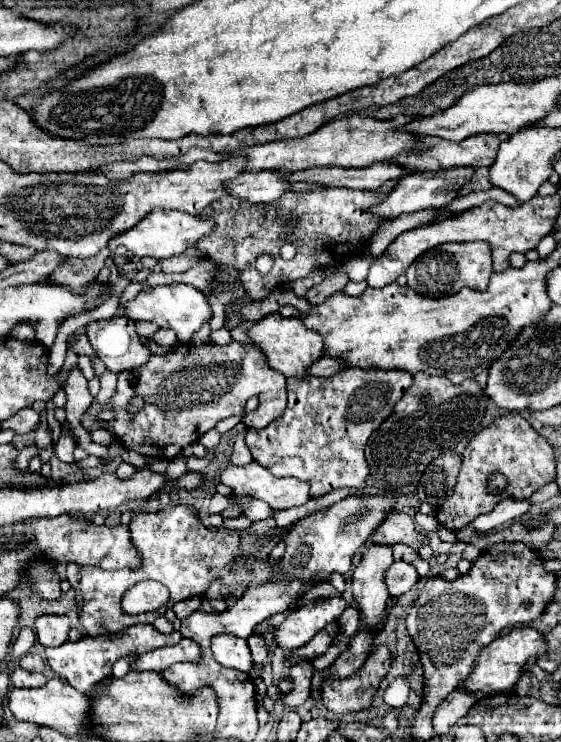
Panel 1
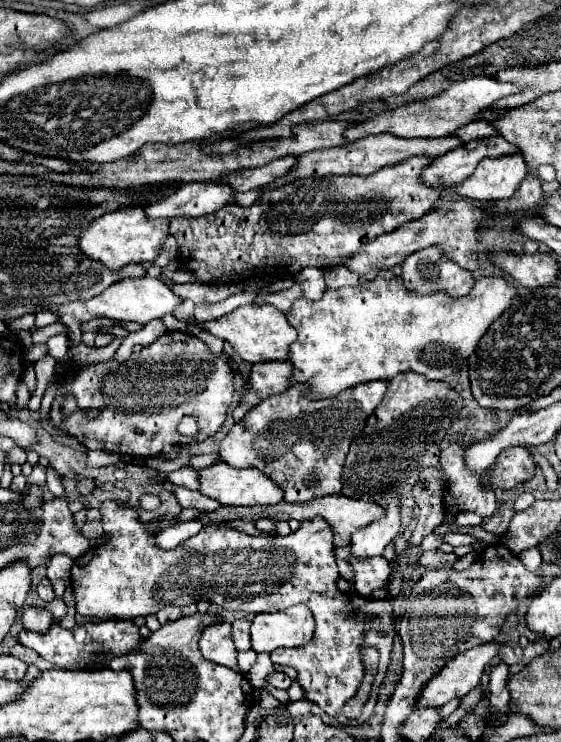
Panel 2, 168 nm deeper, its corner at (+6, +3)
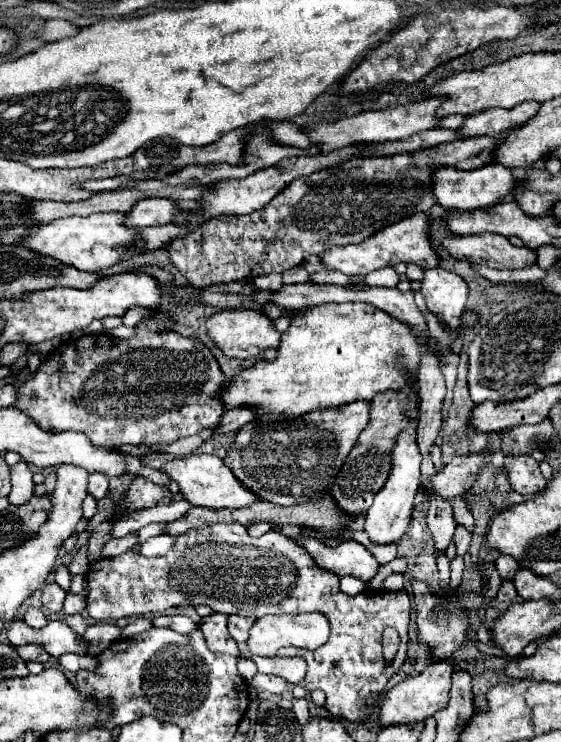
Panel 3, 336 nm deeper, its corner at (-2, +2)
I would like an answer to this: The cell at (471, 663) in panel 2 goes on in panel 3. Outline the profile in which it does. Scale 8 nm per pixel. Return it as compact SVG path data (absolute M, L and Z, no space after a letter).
M434 662L426 666L418 676L406 678L400 684L396 684L392 690L388 690L380 702L378 712L378 724L380 726L392 726L392 724L412 724L422 722L428 716L434 716L436 710L444 708L448 702L448 692L452 684L452 672L456 670L456 664L450 662Z

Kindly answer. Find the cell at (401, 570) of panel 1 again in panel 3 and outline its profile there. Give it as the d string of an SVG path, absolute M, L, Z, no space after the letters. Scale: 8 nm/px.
M304 536L300 538L300 544L308 550L308 554L314 558L316 566L322 570L328 570L336 576L354 576L362 582L368 582L378 572L376 558L358 542L354 540L342 540L336 548L326 546L324 542Z

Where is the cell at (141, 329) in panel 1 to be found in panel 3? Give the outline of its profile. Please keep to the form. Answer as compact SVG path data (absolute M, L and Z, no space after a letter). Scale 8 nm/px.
M232 308L232 310L218 310L206 320L208 338L218 346L228 358L248 360L258 356L258 352L266 348L278 348L280 332L274 328L272 320L262 312L248 310L248 308Z

